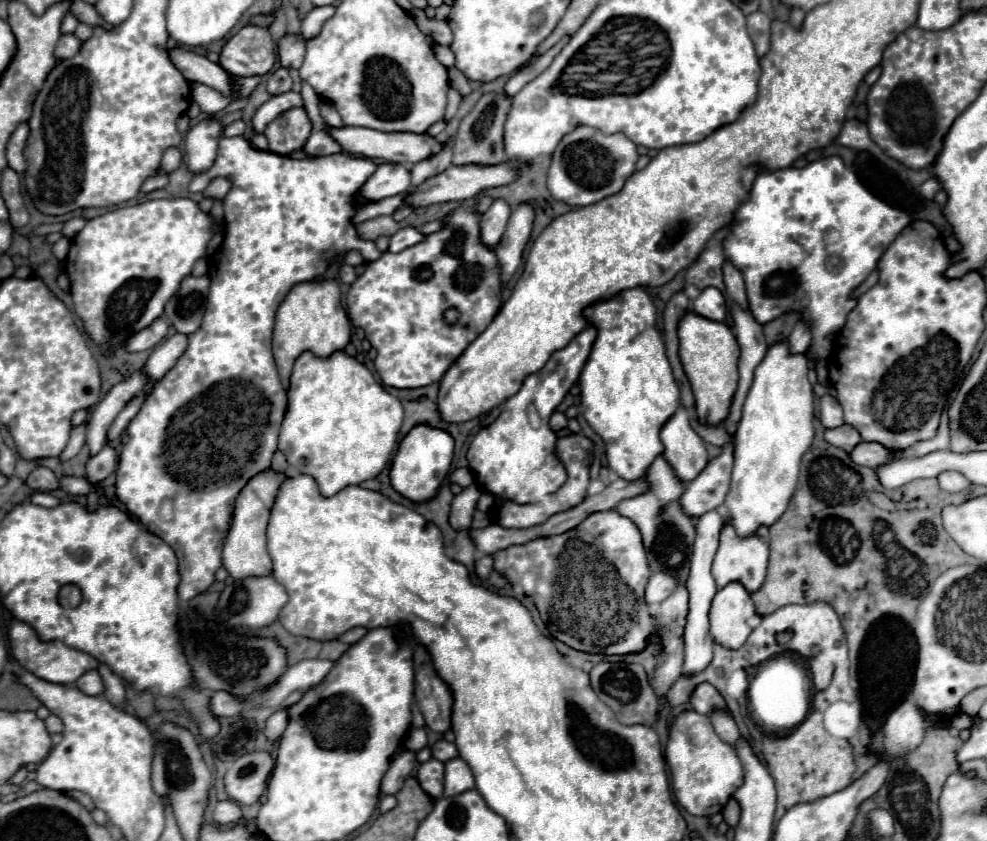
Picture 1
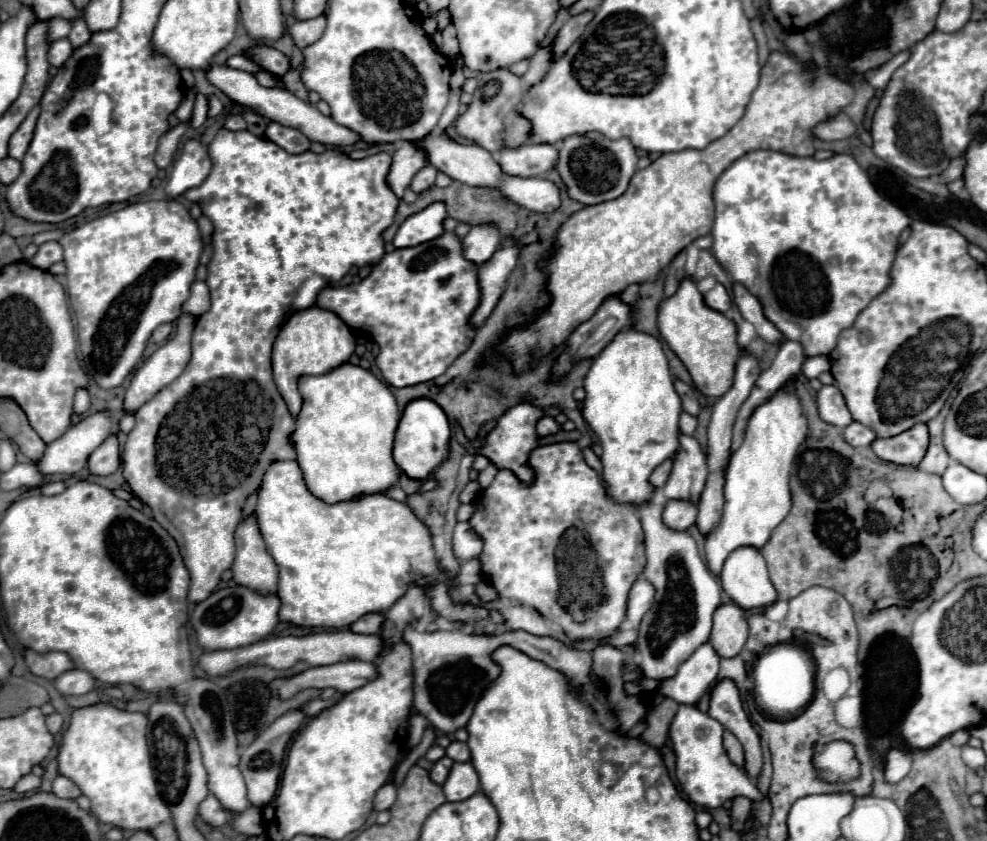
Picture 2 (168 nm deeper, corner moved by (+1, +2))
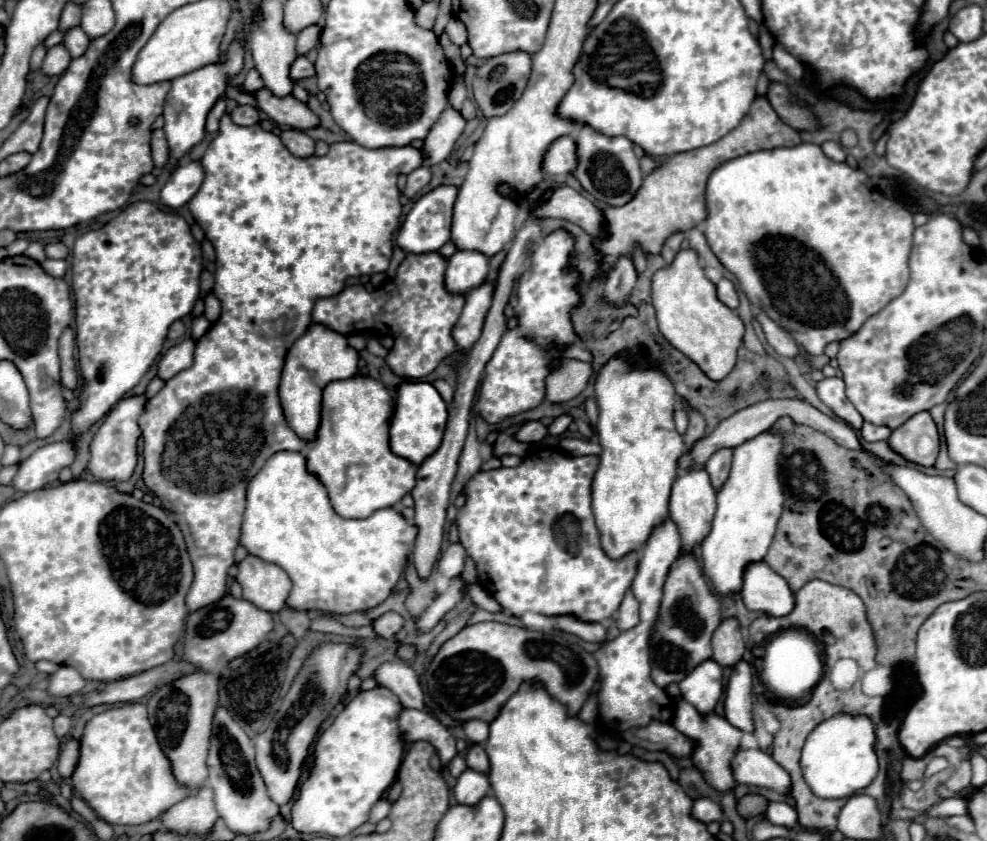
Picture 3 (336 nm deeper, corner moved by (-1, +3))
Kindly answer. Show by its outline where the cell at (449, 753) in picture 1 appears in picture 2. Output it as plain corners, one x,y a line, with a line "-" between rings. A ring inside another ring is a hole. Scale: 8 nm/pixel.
452,742
448,748
446,748
446,756
452,758
454,762
468,762
470,760
470,750
466,746
466,742

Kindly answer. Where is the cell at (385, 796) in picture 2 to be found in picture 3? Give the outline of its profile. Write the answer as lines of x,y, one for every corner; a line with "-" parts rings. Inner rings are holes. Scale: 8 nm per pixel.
380,799
374,807
372,807
372,811
370,811
370,823
378,823
378,821
382,821
384,817
388,817
388,813
390,813
390,801
388,799

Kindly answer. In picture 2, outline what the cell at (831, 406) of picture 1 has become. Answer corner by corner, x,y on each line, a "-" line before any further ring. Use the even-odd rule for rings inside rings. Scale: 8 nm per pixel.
822,386
818,390
818,396
816,396
816,404
818,404
818,412
820,412
820,418
824,422
830,422
832,426
848,426
852,422
852,416
846,408
846,402
840,394
840,390
836,386

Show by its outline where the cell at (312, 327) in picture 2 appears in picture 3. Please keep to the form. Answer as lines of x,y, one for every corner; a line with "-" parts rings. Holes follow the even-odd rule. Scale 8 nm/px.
312,325
296,343
290,347
286,355
286,365
280,379
280,405
284,409
284,417
288,427
304,441
310,443
316,439
320,427
320,405
322,391
330,381
350,379
358,375
358,353
352,349
344,335
326,329
322,325

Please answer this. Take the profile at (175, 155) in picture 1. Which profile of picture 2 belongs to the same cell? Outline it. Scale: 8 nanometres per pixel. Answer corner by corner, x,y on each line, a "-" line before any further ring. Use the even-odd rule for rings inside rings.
190,122
179,123
176,128
172,128
168,134
164,134
160,138
160,144
158,144
158,150
156,150
156,158
154,158
154,162
156,162
158,168
164,170
164,168
170,166
170,162
174,158
174,152
178,148
180,138
182,138
189,126

